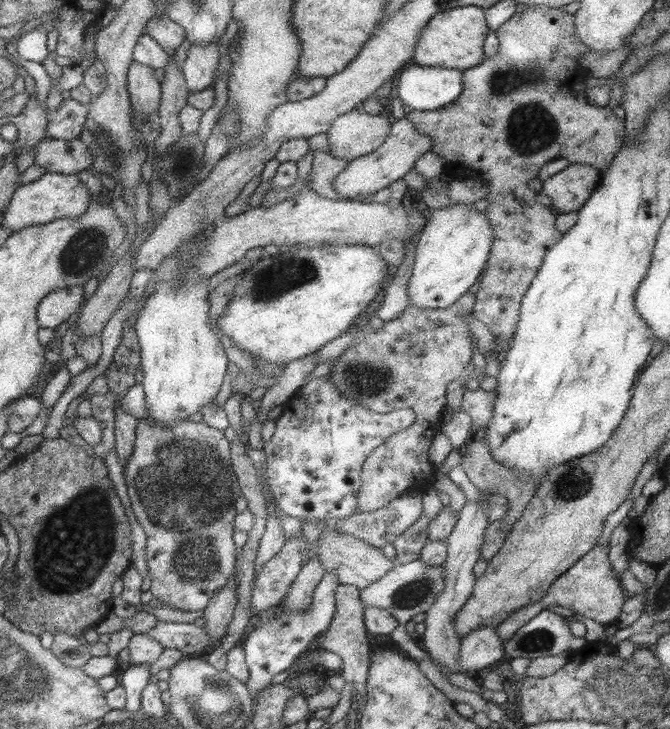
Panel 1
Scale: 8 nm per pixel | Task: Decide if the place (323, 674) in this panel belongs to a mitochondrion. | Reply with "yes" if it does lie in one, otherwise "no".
no

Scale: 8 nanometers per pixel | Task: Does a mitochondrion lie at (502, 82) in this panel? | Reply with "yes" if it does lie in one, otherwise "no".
yes

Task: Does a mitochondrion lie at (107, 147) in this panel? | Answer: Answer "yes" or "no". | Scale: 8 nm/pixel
yes

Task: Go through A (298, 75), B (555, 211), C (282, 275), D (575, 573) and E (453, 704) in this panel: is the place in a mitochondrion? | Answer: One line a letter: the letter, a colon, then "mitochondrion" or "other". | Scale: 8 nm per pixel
A: other
B: other
C: mitochondrion
D: other
E: other

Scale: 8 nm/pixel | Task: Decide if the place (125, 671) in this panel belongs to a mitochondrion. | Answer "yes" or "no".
no

